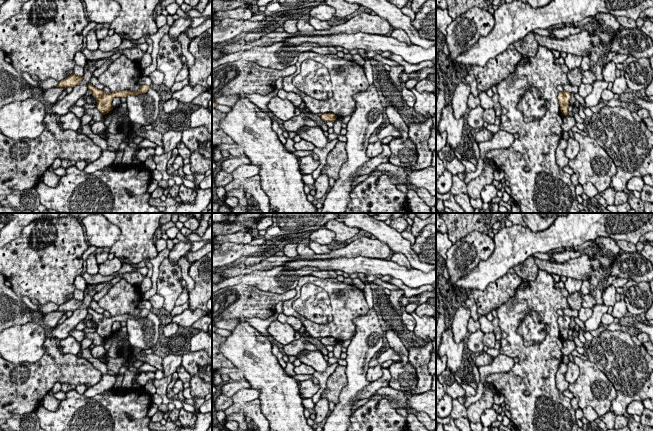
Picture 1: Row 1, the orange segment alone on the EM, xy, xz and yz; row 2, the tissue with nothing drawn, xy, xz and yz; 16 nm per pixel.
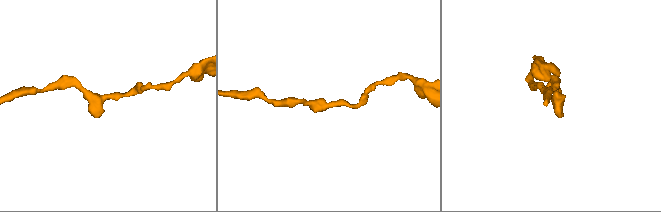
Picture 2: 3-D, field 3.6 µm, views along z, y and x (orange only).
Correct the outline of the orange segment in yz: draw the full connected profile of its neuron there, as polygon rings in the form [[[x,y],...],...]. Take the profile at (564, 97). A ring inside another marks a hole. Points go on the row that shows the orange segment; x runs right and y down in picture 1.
[[[563,91],[558,93],[558,100],[560,104],[560,110],[563,115],[568,115],[569,101],[571,98],[571,93]]]

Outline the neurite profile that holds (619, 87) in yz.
[[[621,75],[620,77],[615,79],[612,86],[612,92],[614,94],[618,94],[619,96],[623,93],[626,94],[628,92],[625,76]]]

